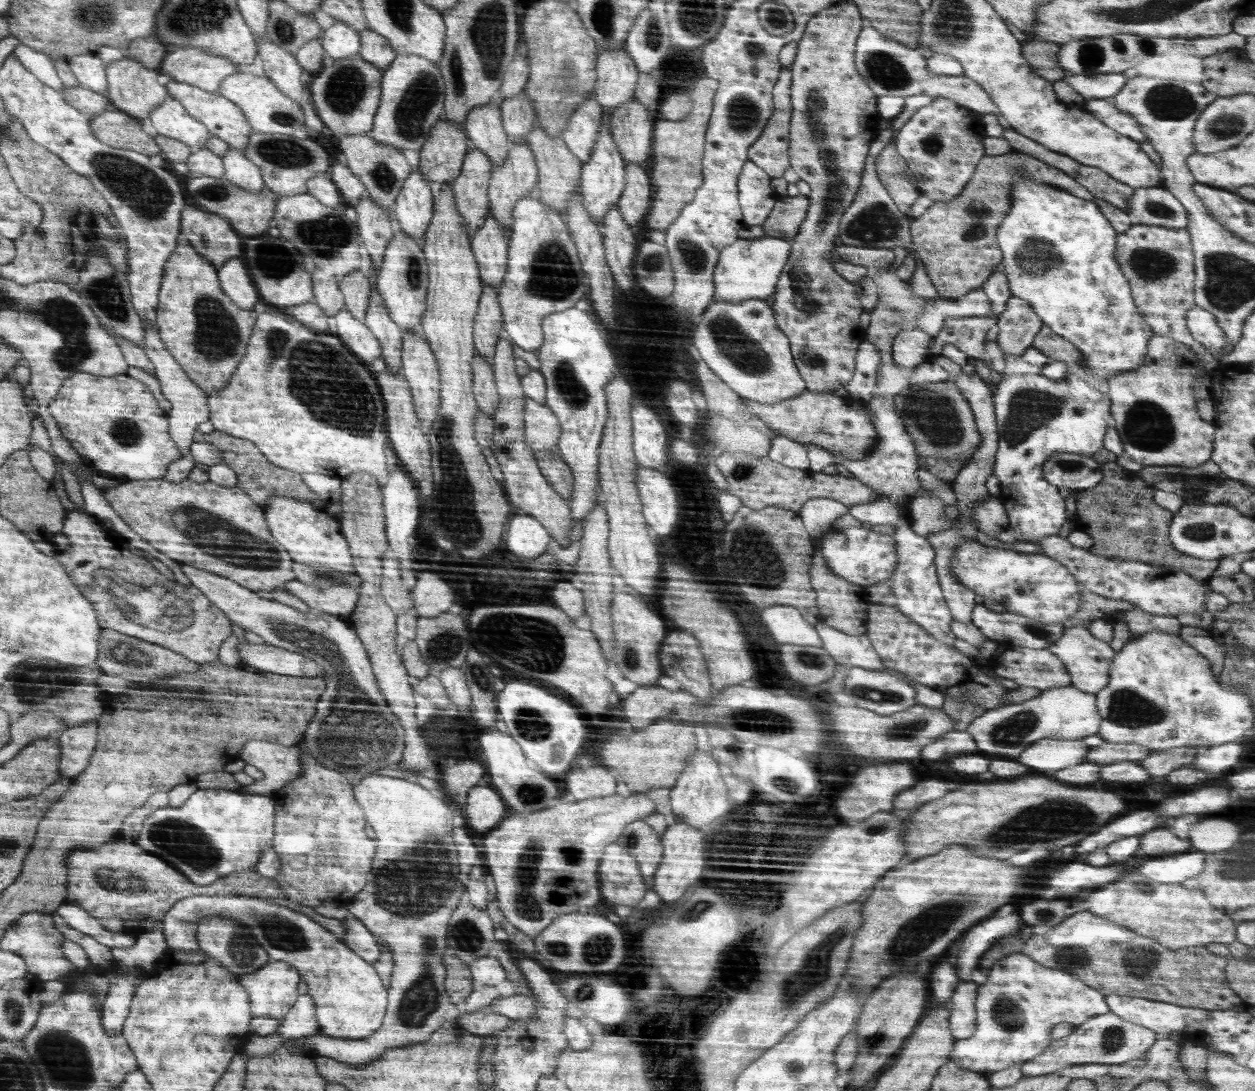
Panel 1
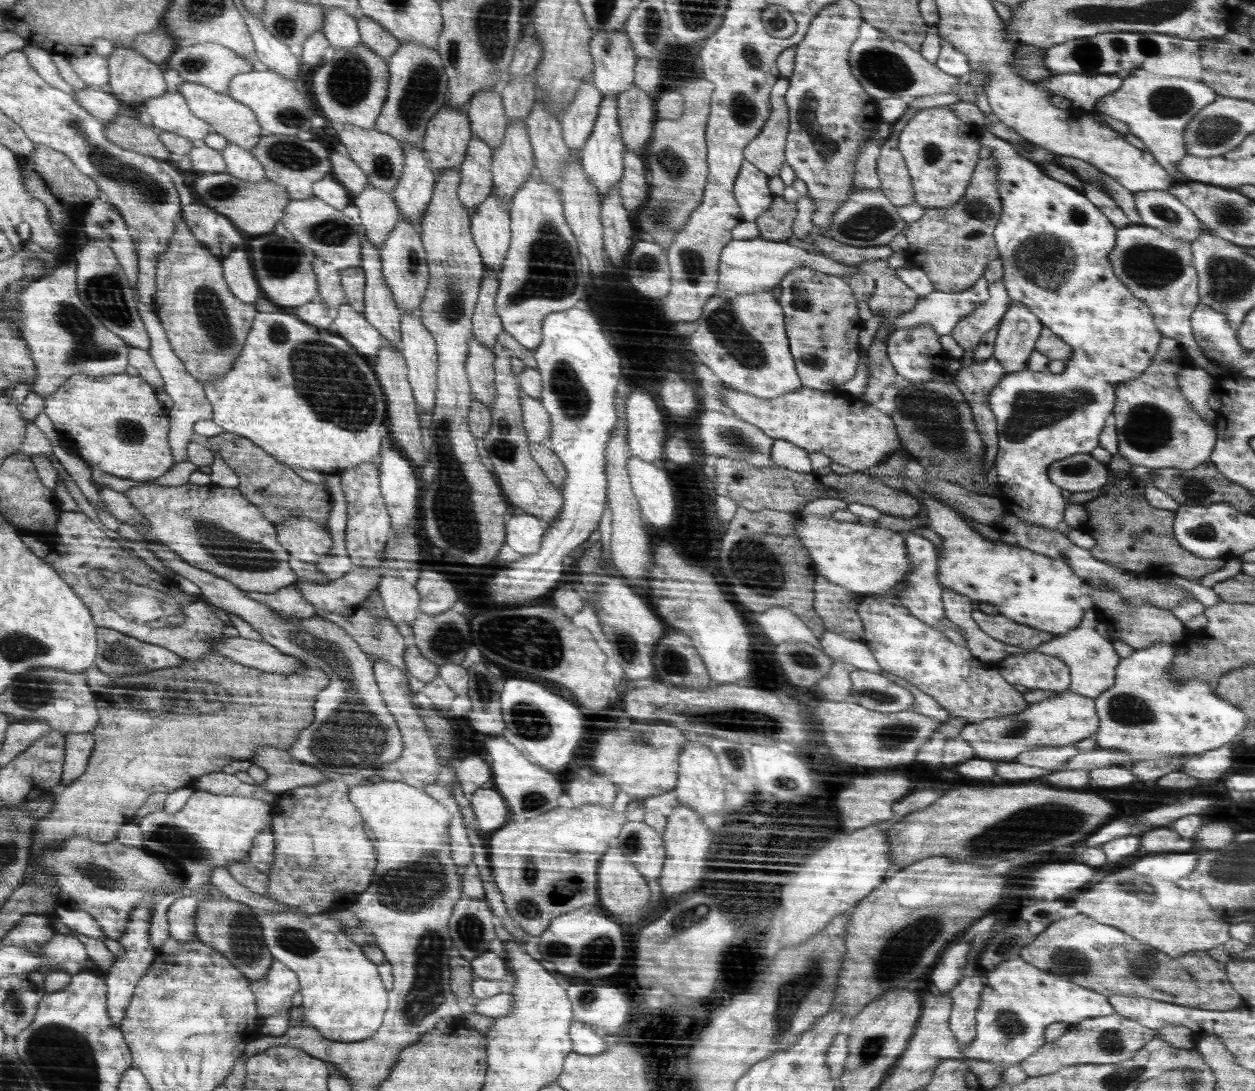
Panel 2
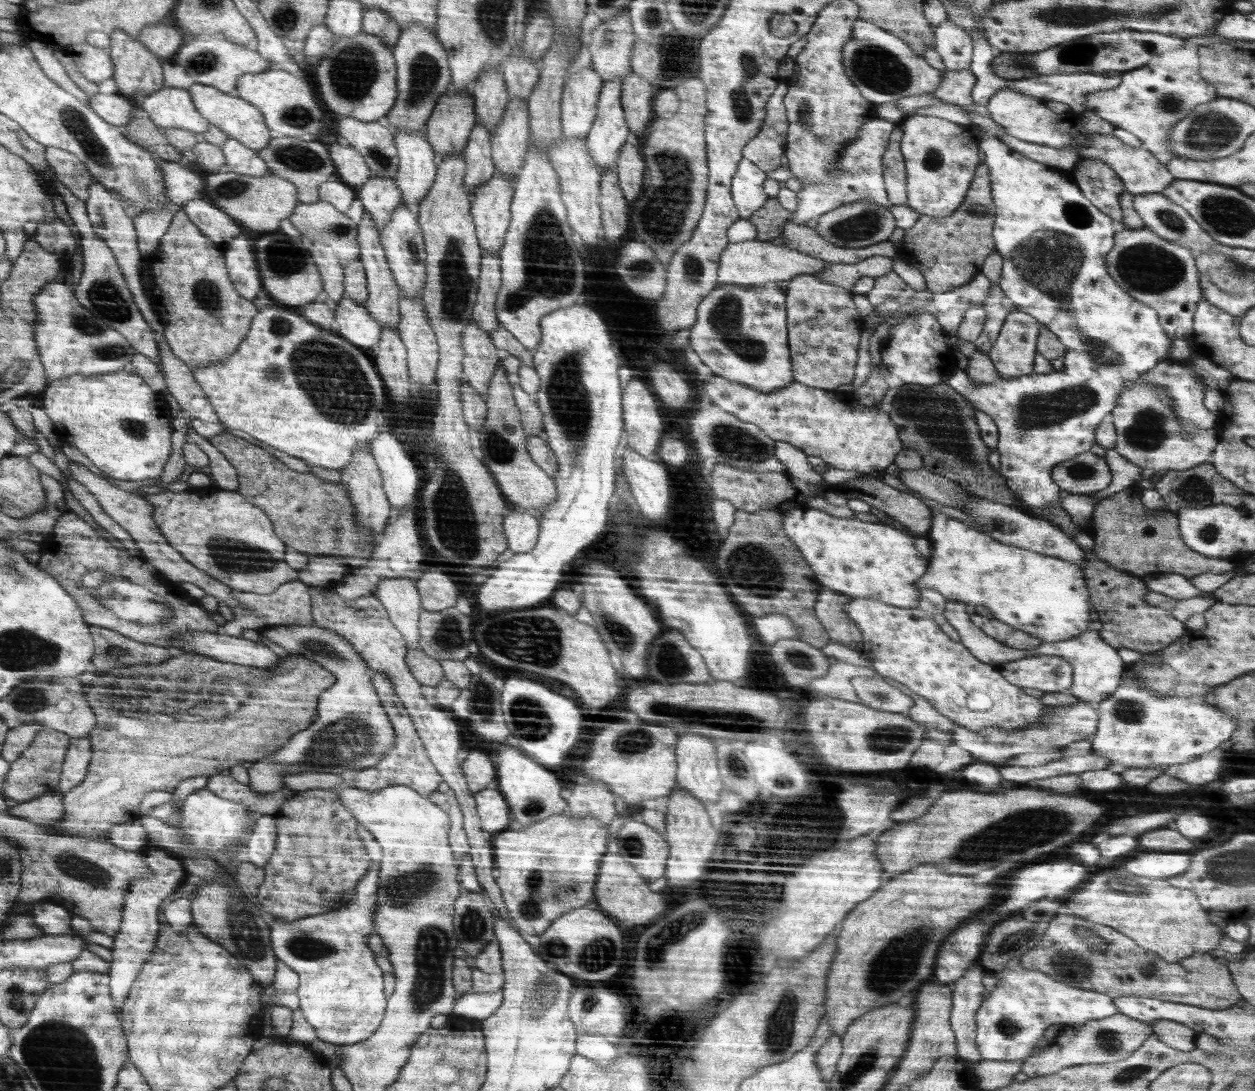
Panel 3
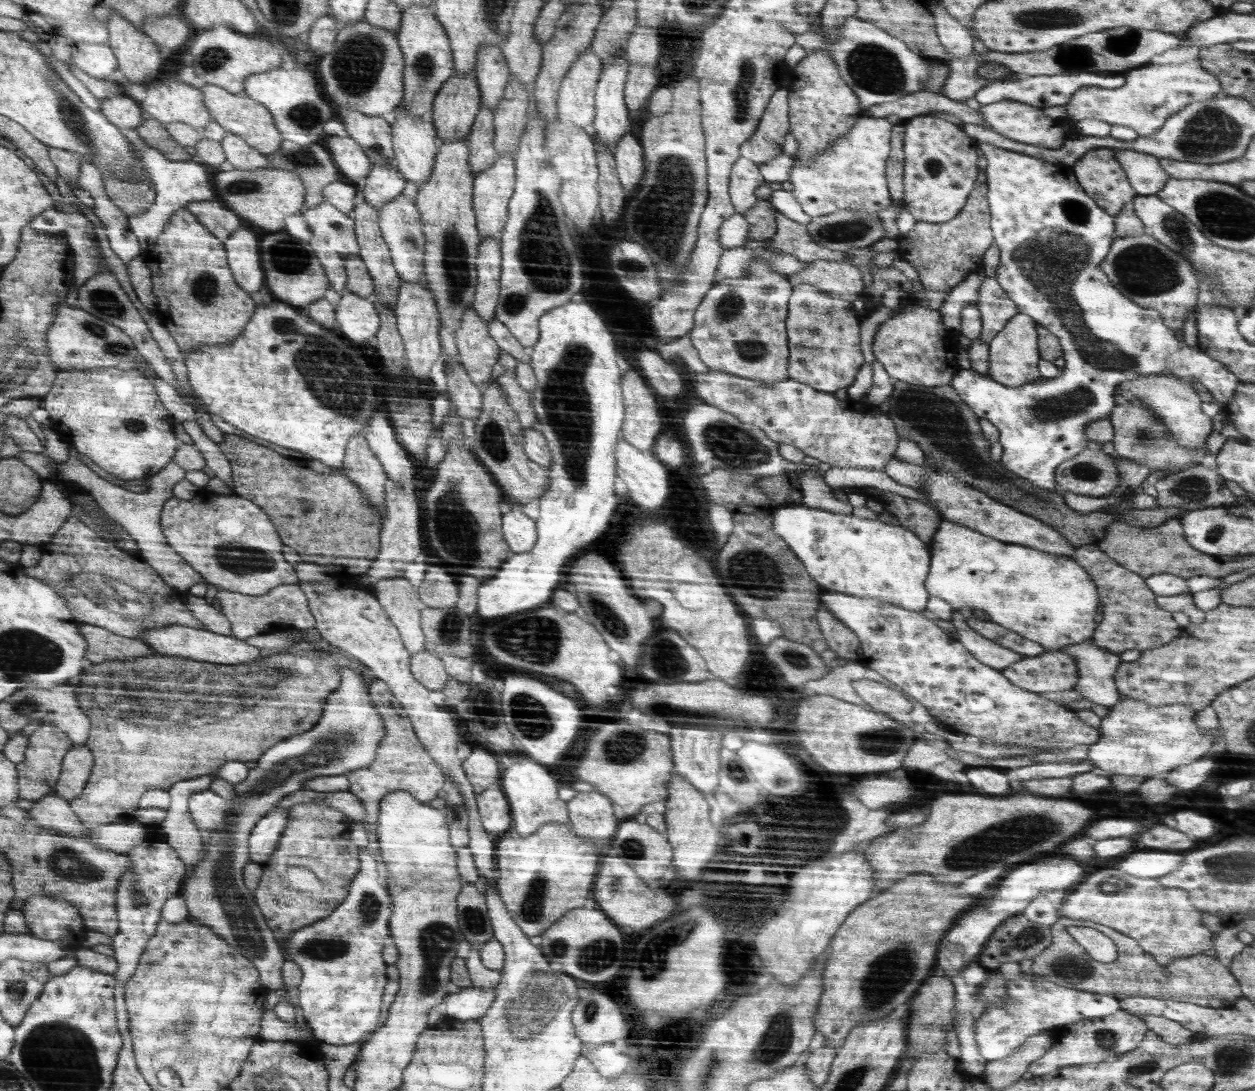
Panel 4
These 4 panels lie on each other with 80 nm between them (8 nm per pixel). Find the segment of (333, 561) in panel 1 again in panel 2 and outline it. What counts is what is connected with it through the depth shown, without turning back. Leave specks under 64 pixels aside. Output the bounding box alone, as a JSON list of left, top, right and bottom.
[275,517,332,563]

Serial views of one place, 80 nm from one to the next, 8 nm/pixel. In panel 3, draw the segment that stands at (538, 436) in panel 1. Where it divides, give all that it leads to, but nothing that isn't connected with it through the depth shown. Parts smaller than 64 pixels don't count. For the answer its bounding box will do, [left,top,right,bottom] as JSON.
[508,373,544,436]

